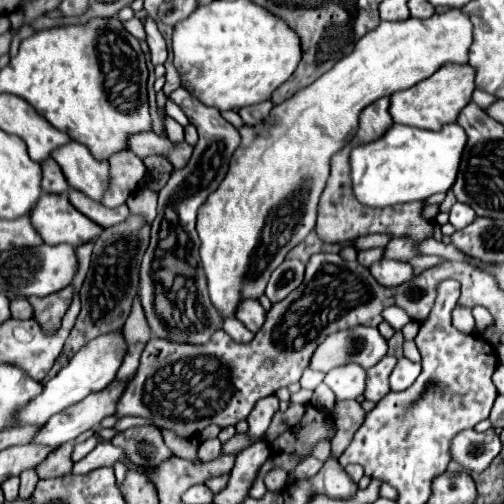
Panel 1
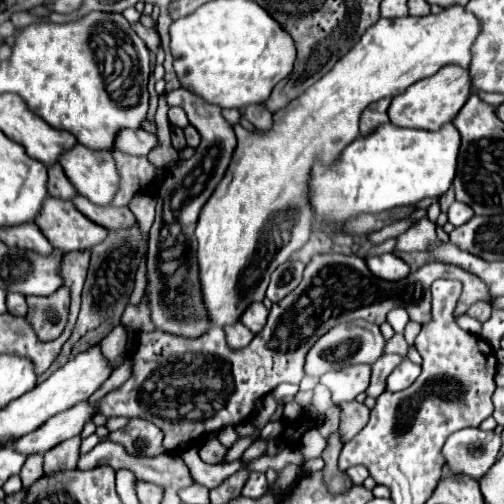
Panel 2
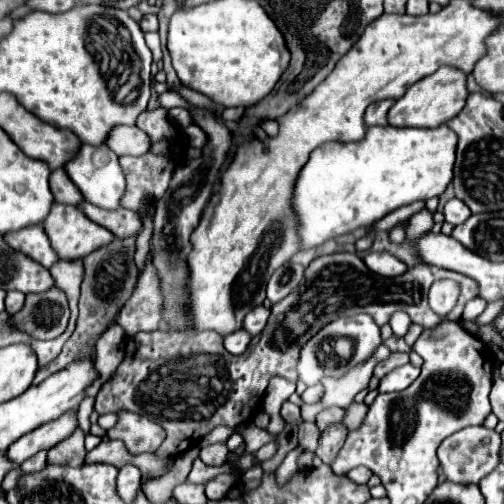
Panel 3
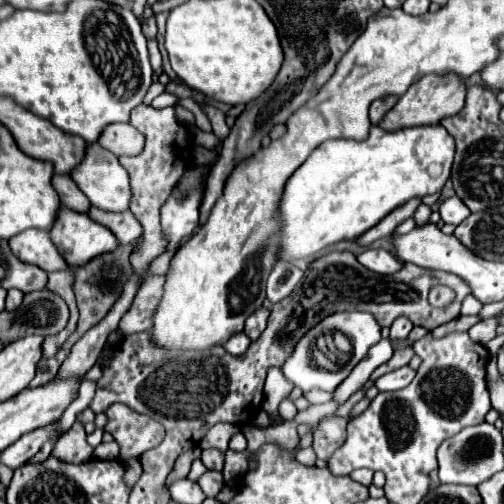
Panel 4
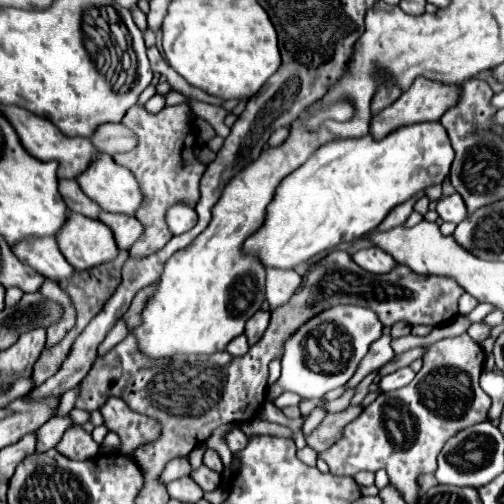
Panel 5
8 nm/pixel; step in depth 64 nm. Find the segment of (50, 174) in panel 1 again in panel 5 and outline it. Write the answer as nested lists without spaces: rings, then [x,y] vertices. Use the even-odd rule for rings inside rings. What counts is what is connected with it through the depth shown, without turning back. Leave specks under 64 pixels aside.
[[[60,180],[60,194],[64,196],[64,202],[72,212],[84,214],[92,220],[96,220],[98,214],[102,212],[102,208],[82,192],[76,180]]]

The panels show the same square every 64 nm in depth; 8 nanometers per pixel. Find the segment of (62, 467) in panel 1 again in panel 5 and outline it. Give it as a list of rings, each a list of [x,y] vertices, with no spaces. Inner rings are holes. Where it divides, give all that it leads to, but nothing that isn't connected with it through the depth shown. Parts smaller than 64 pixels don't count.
[[[72,426],[64,432],[56,450],[64,452],[64,456],[72,456],[72,460],[88,460],[100,452],[100,444],[94,442],[92,434],[88,434],[84,428]]]

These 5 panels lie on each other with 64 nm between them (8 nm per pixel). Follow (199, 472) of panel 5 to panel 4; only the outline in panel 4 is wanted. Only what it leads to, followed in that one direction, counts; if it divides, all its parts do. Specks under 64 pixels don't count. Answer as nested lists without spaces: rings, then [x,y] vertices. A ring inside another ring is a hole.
[[[208,470],[208,472],[204,472],[204,476],[198,478],[198,486],[200,486],[202,492],[204,492],[206,496],[210,496],[210,498],[214,498],[214,496],[220,492],[222,484],[224,484],[224,480],[222,480],[222,474],[220,474],[220,472]]]

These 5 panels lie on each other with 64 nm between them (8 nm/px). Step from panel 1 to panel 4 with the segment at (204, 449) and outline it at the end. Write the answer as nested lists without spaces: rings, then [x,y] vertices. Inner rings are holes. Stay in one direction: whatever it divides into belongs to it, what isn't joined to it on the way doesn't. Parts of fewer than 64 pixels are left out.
[[[210,448],[210,450],[202,450],[202,462],[204,462],[204,466],[208,468],[208,470],[218,470],[218,472],[222,472],[222,468],[224,468],[224,456],[222,456],[222,452],[218,452],[218,450],[214,450],[214,448]]]

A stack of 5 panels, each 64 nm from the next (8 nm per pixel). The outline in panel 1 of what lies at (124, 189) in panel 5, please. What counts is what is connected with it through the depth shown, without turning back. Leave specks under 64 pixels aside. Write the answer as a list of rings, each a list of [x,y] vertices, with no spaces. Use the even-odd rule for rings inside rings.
[[[72,142],[56,148],[52,158],[60,164],[70,188],[80,190],[88,198],[102,202],[110,184],[110,162],[96,160],[84,144]]]

